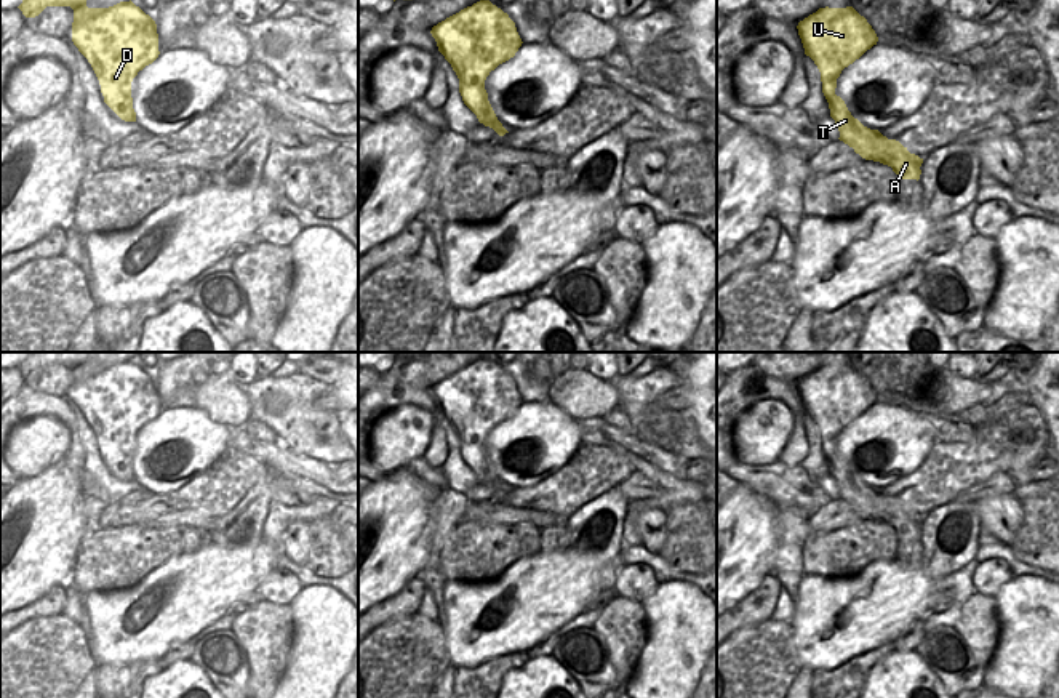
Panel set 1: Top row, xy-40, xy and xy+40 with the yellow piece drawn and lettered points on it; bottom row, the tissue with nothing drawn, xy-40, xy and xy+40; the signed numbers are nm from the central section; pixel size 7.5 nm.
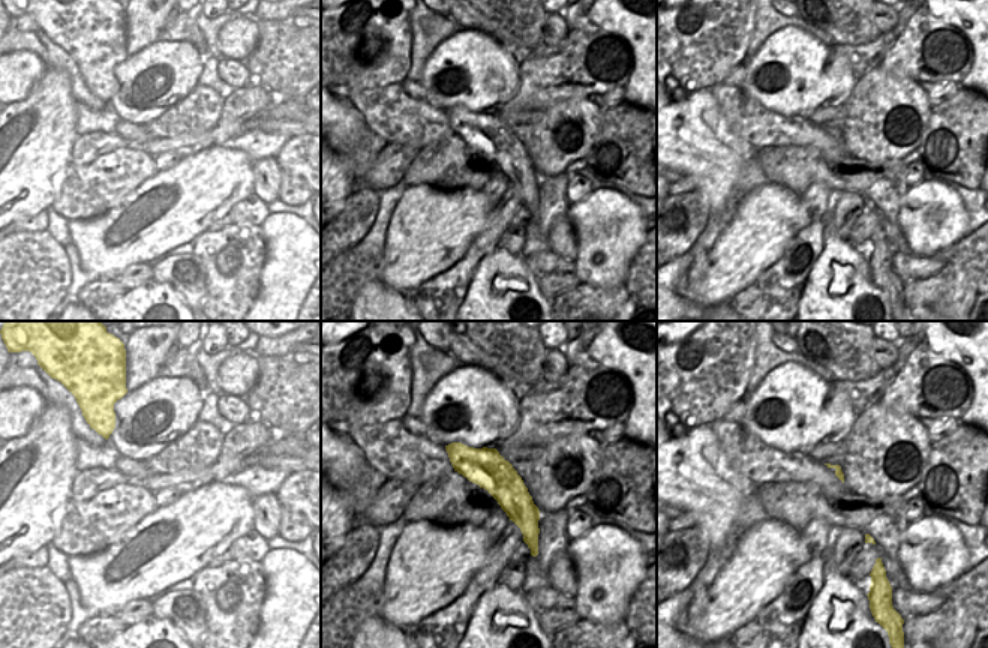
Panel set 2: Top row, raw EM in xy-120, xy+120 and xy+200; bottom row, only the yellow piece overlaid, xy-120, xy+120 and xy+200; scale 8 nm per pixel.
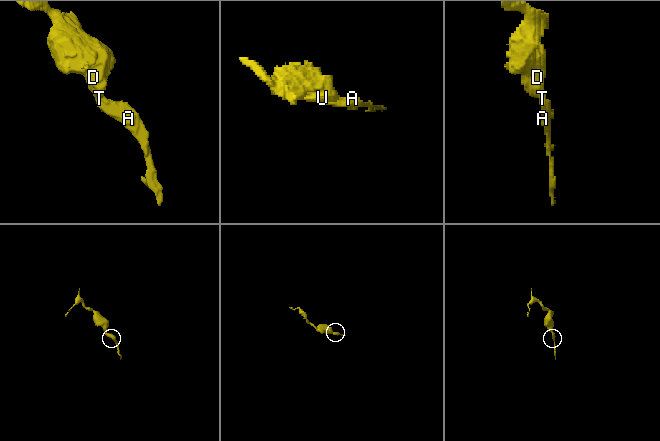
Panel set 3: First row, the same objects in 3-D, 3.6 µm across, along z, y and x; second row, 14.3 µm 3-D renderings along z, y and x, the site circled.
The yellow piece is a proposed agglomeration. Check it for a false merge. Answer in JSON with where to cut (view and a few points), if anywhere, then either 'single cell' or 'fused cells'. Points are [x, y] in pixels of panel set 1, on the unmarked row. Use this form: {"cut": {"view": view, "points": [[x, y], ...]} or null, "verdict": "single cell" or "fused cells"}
{"cut": null, "verdict": "single cell"}

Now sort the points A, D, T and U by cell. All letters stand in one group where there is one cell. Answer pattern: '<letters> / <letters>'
A D T U

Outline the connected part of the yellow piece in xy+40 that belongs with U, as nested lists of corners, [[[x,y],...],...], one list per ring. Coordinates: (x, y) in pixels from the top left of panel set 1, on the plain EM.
[[[853,365],[819,367],[797,384],[805,413],[821,431],[822,451],[829,461],[830,475],[840,490],[840,499],[865,519],[893,527],[899,538],[920,538],[921,522],[896,498],[888,498],[878,488],[864,485],[851,474],[845,459],[835,453],[841,429],[877,403],[878,395],[864,375]]]

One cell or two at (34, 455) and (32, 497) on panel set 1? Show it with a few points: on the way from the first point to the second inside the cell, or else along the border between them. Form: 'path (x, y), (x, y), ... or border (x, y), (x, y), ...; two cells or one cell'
border (63, 458), (37, 473), (23, 476); two cells

